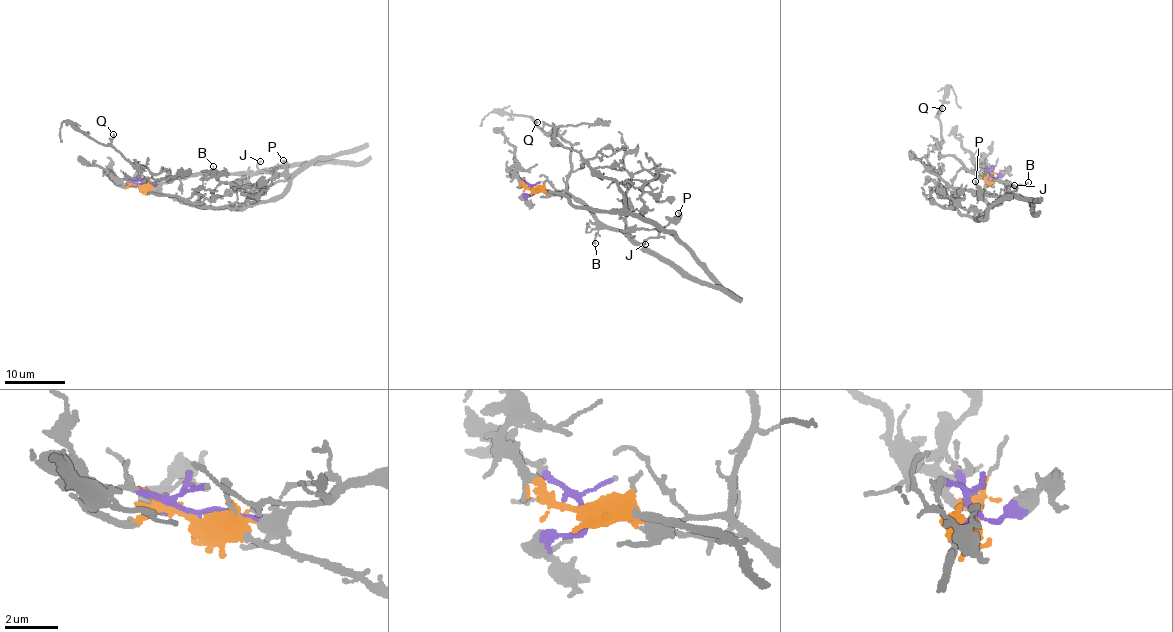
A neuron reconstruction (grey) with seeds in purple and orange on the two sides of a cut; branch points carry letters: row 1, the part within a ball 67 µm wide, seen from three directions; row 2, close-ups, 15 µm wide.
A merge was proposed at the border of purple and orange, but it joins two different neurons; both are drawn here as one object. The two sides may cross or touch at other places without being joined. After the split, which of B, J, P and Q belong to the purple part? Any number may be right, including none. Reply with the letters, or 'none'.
B, J, P, Q

